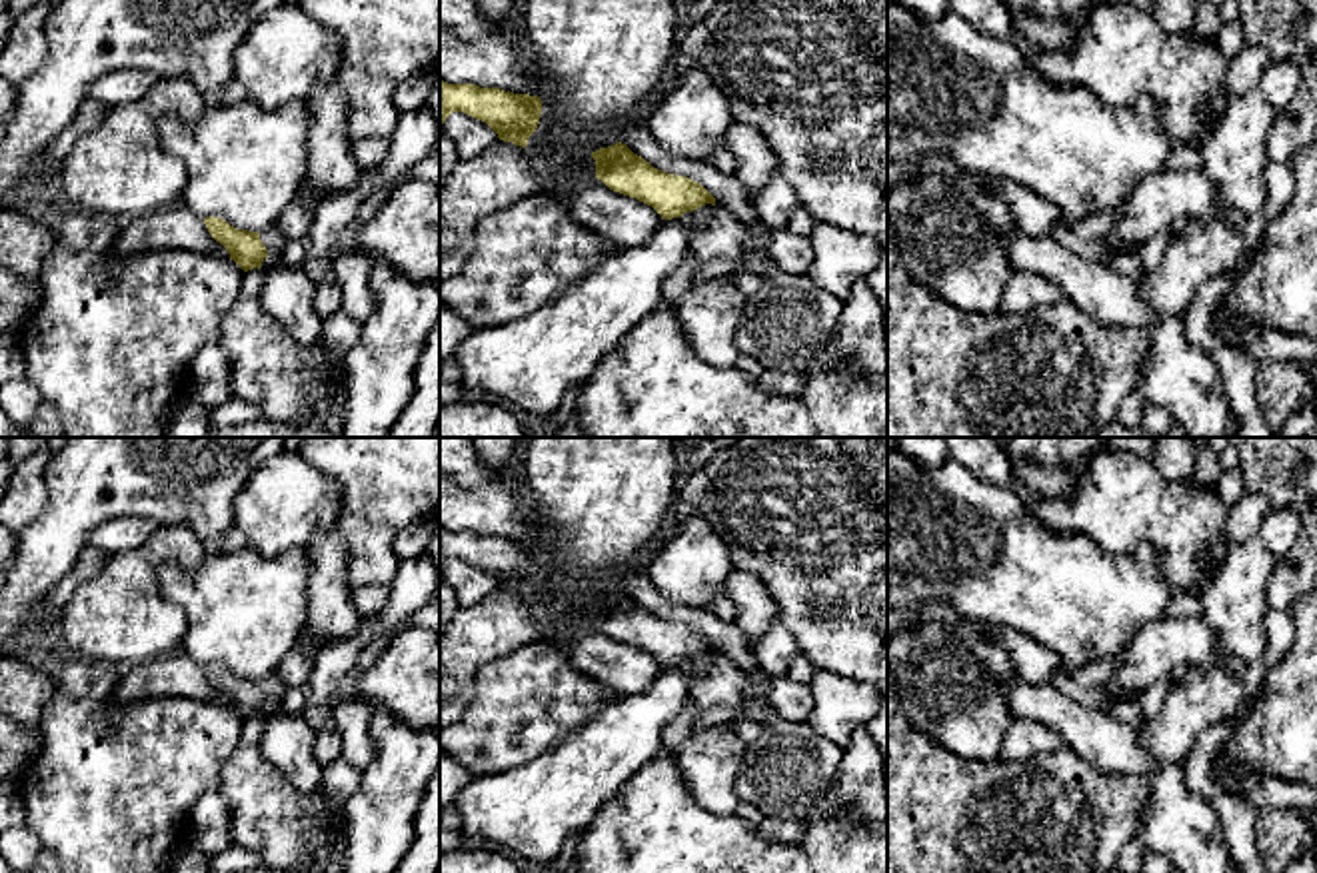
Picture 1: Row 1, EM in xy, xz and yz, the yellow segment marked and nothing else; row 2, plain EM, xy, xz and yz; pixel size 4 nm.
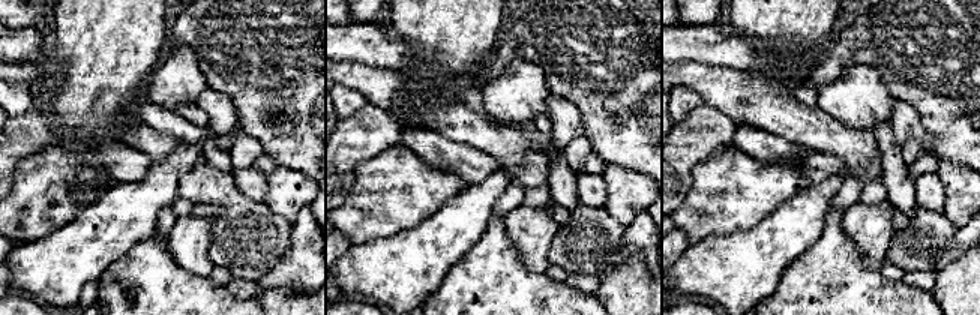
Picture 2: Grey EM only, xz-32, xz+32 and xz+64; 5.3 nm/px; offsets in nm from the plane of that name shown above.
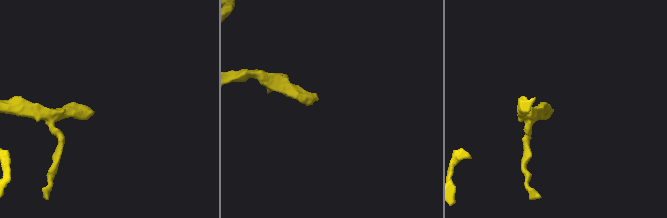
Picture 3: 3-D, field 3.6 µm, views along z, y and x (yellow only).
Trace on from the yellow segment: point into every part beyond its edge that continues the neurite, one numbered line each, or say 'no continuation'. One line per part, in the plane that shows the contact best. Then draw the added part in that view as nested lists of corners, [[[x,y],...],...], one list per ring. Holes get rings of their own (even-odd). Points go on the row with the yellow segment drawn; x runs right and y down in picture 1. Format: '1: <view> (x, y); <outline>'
1: xy (272, 238); [[[278,224],[260,232],[260,240],[268,250],[268,256],[280,256],[284,252],[286,242],[288,242],[288,238],[278,228]]]

